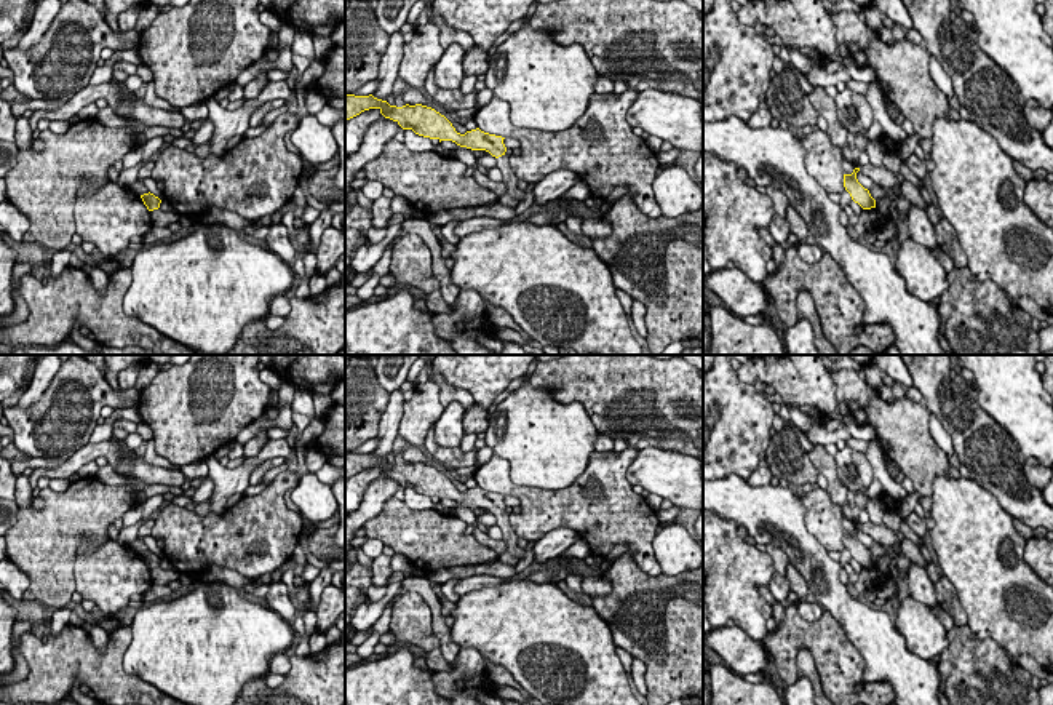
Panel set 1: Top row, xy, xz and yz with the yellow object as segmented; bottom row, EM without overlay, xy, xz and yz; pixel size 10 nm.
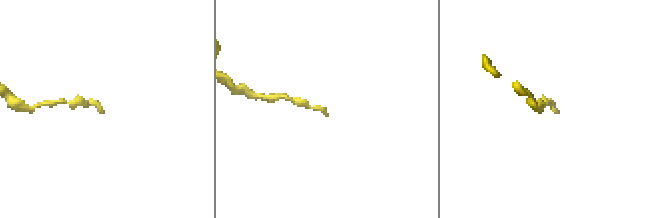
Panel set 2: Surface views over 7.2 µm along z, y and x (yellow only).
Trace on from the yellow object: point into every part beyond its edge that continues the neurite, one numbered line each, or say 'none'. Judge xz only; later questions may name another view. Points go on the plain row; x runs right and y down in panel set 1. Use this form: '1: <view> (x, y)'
1: xz (508, 536)

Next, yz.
none

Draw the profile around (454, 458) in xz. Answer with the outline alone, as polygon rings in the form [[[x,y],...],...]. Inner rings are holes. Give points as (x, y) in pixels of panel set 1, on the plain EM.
[[[435,424],[430,427],[430,430],[427,433],[423,451],[431,459],[443,462],[455,470],[462,468],[462,467],[473,467],[476,464],[476,452],[478,452],[478,449],[470,451],[470,452],[463,452],[460,449],[460,446],[455,446],[455,448],[439,446],[435,441]]]

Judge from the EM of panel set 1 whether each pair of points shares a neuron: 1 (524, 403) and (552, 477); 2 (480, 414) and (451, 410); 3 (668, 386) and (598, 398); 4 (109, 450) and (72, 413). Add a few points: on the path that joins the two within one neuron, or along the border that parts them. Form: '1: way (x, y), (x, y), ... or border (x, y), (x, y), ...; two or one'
1: way (528, 421), (528, 426), (548, 446), (552, 459); one
2: border (465, 410), (464, 432); two
3: way (651, 386), (615, 389); one
4: border (87, 443), (63, 462); two

